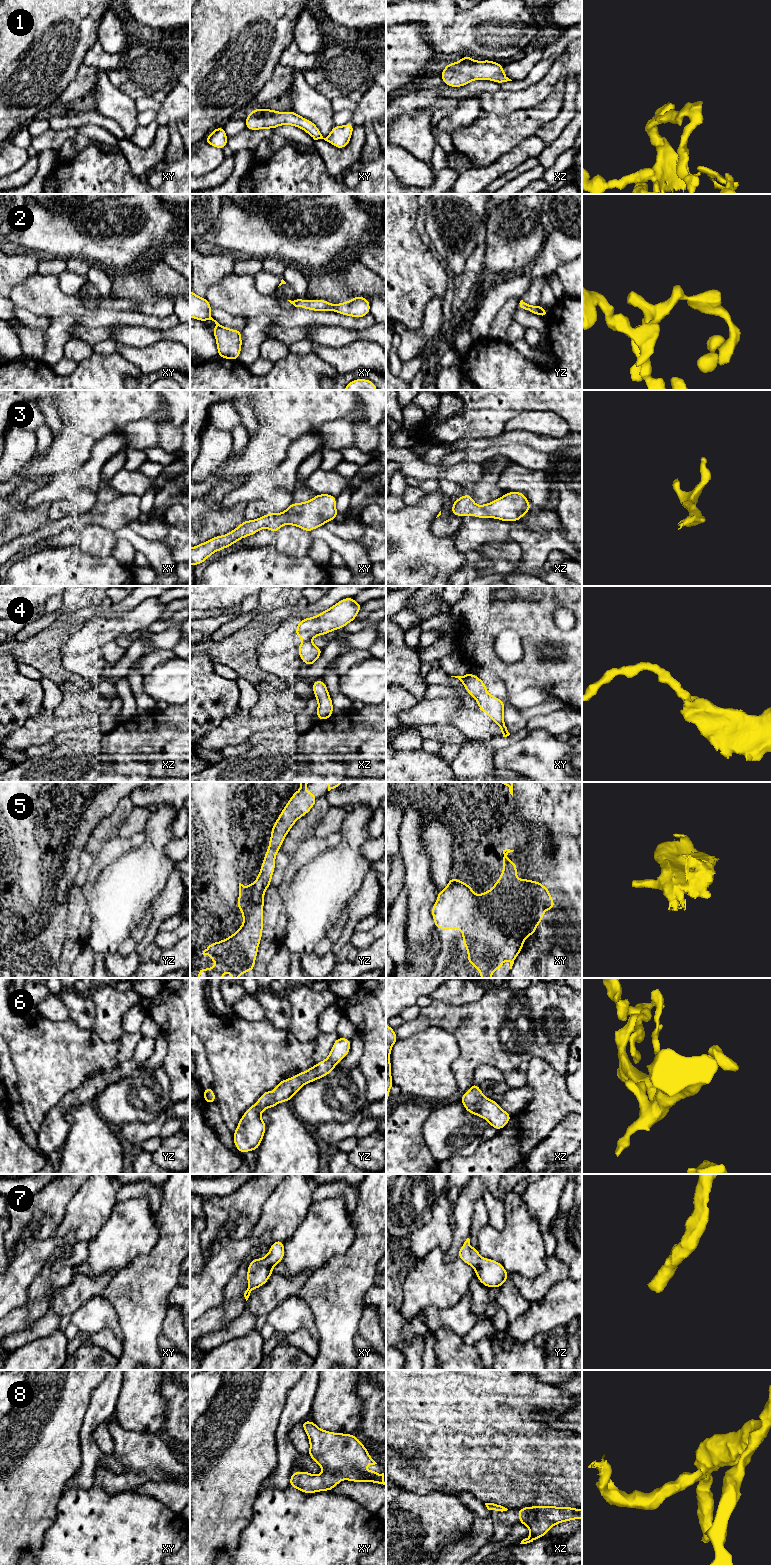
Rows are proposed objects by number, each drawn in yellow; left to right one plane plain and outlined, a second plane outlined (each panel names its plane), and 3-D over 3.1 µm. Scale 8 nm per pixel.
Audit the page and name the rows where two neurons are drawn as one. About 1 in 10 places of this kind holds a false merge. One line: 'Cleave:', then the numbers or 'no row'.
Cleave: 4

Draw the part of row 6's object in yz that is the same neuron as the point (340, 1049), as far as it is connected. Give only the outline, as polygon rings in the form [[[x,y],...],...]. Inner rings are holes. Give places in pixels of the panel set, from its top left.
[[[338,1037],[332,1046],[329,1056],[325,1060],[312,1066],[307,1071],[280,1081],[275,1086],[274,1091],[269,1089],[264,1092],[258,1101],[245,1111],[238,1122],[237,1129],[233,1134],[237,1150],[242,1154],[250,1150],[257,1151],[266,1131],[266,1123],[261,1119],[263,1110],[274,1108],[281,1102],[292,1100],[294,1095],[305,1084],[327,1076],[334,1070],[336,1064],[348,1055],[350,1045],[351,1039]]]

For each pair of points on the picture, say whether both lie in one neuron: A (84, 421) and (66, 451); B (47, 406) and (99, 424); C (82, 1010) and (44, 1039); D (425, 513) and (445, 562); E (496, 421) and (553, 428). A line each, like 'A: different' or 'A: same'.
A: different
B: different
C: different
D: same
E: different

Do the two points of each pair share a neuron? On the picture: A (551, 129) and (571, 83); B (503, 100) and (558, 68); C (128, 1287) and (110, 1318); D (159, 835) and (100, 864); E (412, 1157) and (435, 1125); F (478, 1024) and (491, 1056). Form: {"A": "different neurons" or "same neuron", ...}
{"A": "same neuron", "B": "same neuron", "C": "different neurons", "D": "different neurons", "E": "different neurons", "F": "same neuron"}

